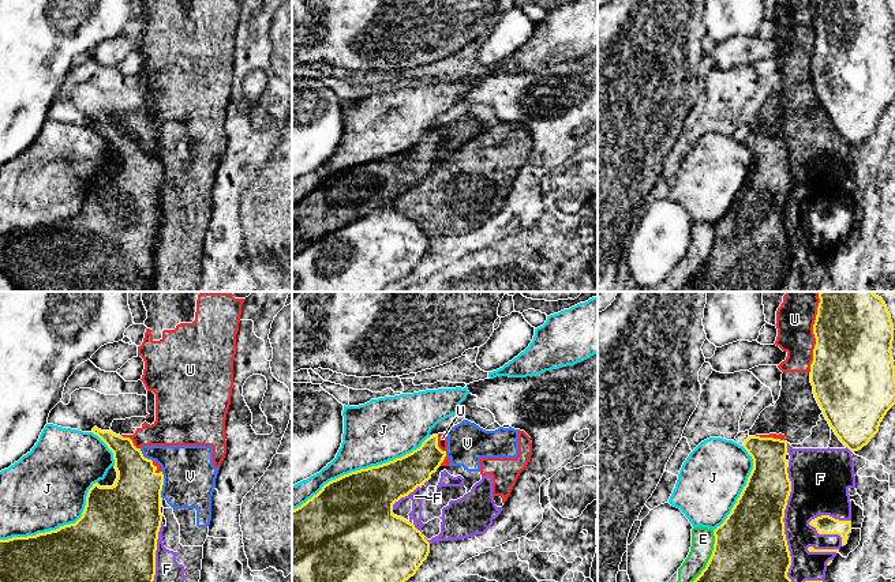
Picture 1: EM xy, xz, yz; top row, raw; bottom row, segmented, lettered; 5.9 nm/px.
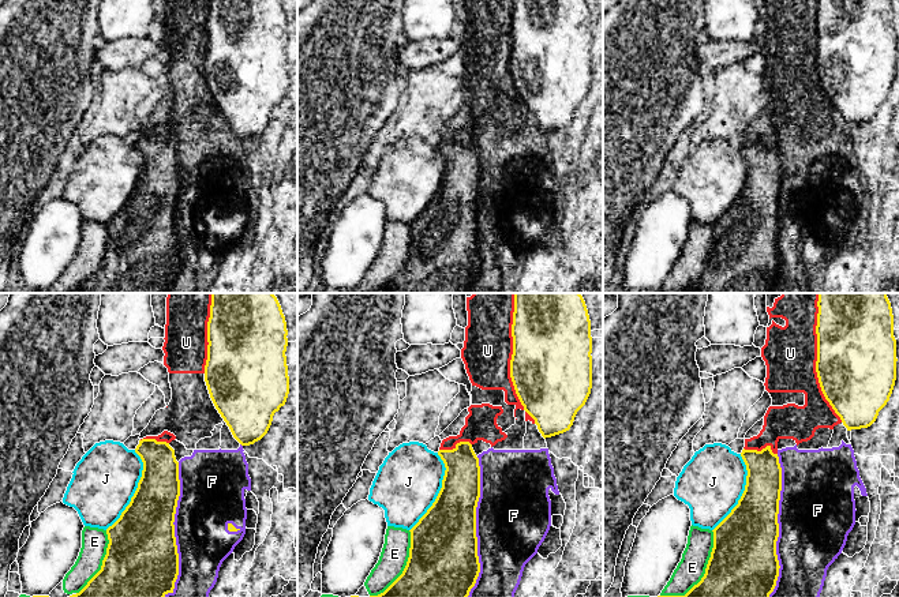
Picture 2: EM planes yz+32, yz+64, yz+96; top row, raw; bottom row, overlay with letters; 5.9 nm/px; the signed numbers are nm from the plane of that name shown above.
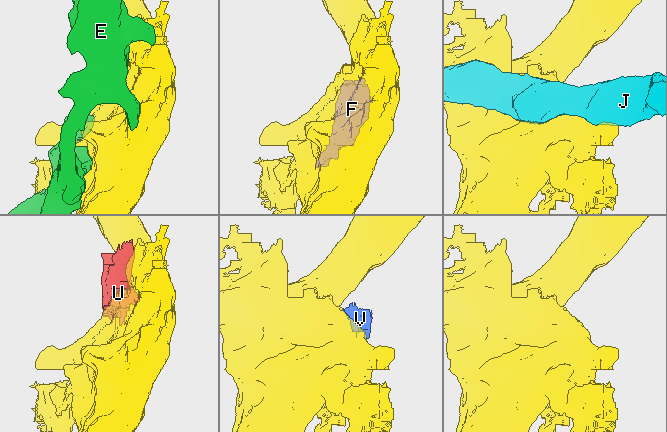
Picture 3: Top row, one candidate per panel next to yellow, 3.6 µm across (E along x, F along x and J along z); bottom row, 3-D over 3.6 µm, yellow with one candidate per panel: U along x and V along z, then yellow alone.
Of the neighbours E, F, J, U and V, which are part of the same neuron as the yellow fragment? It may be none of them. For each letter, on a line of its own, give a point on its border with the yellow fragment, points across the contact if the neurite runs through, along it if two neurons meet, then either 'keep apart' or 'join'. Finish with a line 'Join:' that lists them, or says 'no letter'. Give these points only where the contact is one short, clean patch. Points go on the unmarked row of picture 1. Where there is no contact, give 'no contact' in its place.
E: meets yellow in yz at (711, 251); keep apart
F: meets yellow in yz at (786, 235); keep apart
J: meets yellow in xz at (360, 164); keep apart
U: meets yellow in yz at (815, 32); keep apart
V: meets yellow in xy at (163, 179); keep apart
Join: no letter

